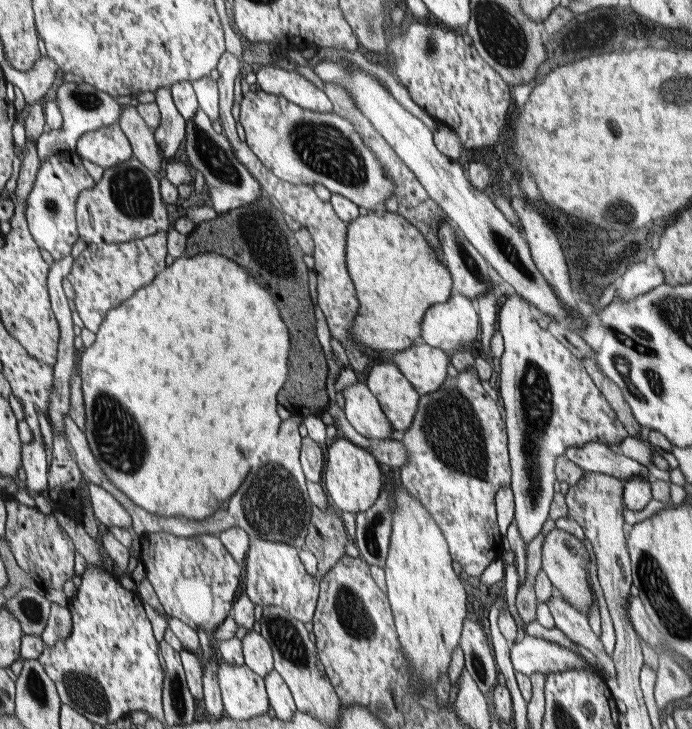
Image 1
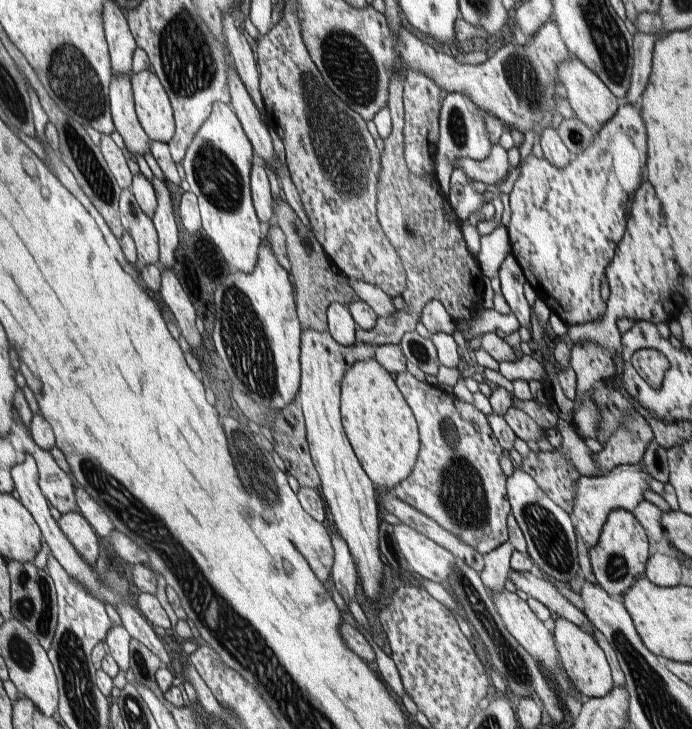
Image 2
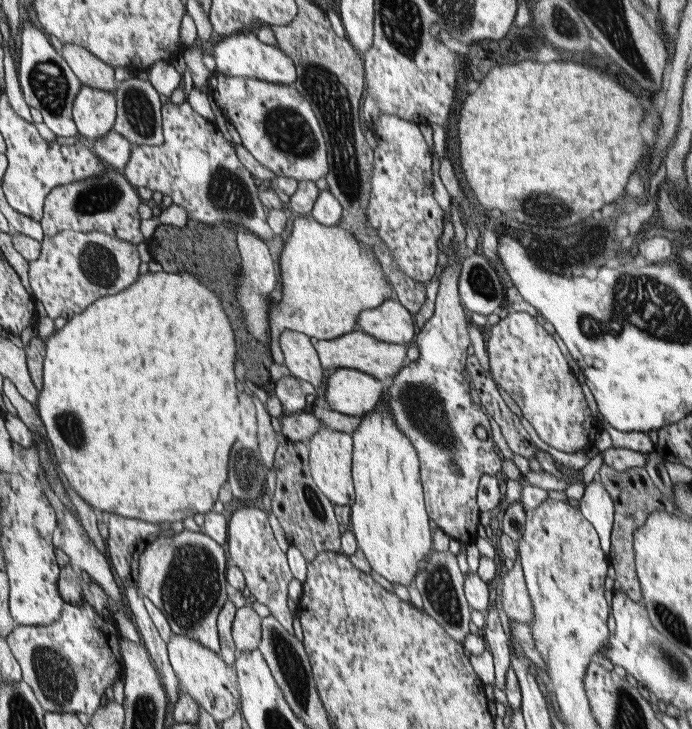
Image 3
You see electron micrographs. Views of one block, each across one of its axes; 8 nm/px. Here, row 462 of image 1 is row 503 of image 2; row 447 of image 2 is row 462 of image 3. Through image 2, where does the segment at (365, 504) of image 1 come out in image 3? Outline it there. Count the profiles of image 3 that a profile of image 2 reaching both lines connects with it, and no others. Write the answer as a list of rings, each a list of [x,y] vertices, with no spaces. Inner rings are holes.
[[[317,430],[311,438],[305,440],[309,446],[309,474],[323,496],[333,506],[351,506],[355,502],[355,486],[351,478],[351,458],[353,458],[353,440],[347,432],[337,430]]]

